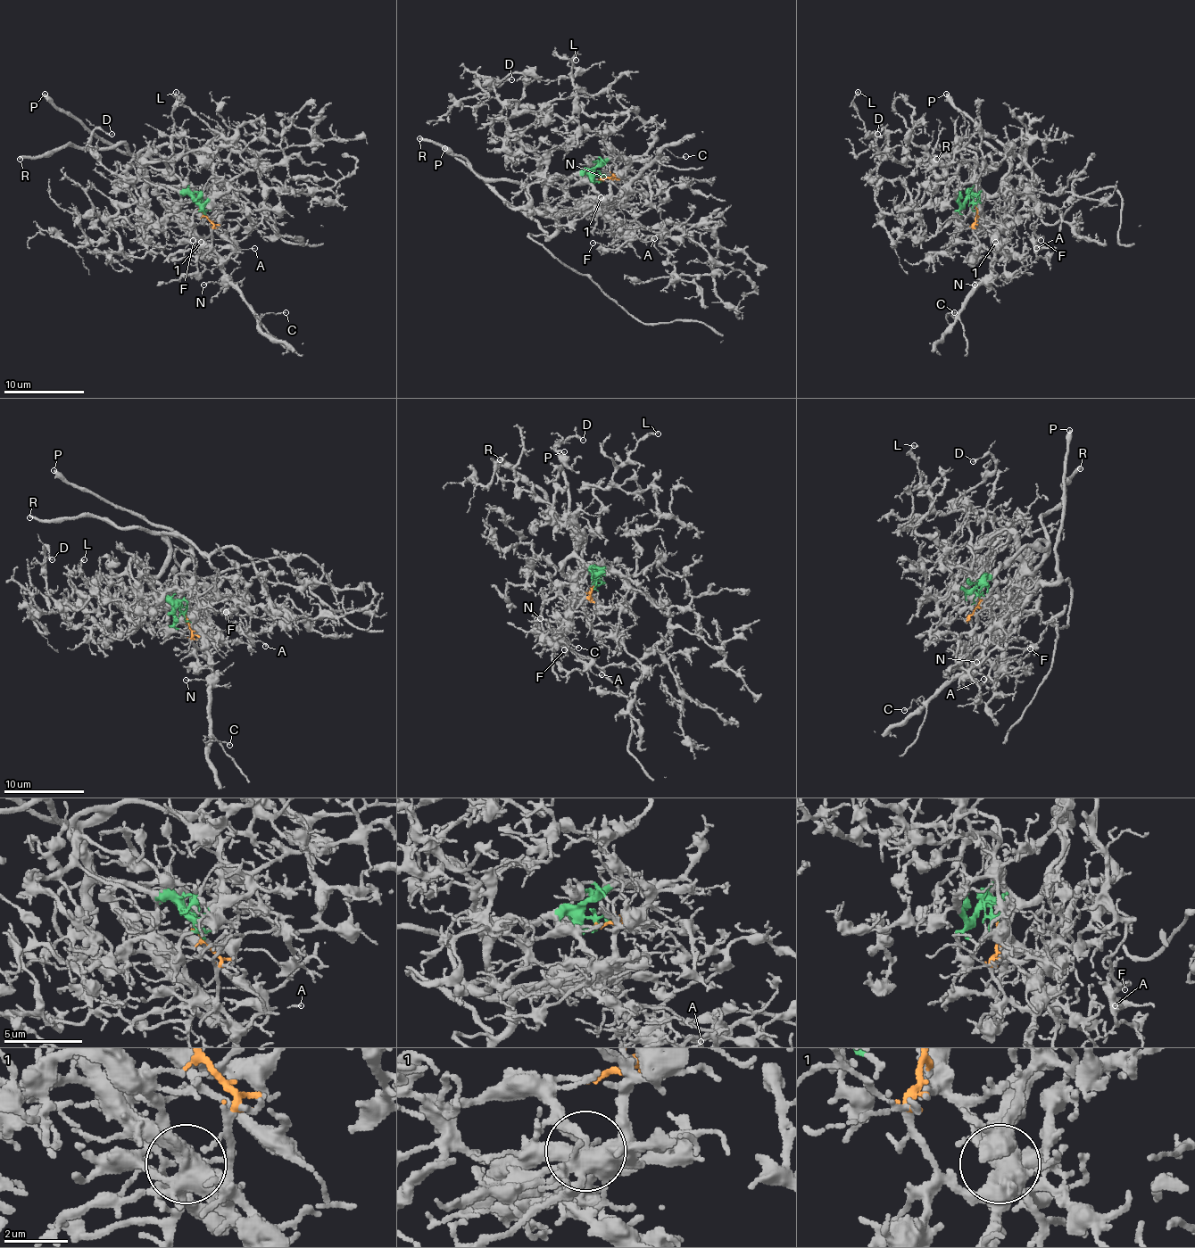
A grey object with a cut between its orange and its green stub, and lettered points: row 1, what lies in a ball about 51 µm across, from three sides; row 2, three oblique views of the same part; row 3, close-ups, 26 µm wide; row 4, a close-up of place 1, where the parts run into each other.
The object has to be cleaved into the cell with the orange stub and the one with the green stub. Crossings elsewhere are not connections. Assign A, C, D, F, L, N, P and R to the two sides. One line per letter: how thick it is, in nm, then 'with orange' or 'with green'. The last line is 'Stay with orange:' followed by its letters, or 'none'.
A: 130 nm | with green
C: 110 nm | with orange
D: 160 nm | with green
F: 110 nm | with green
L: 140 nm | with green
N: 130 nm | with orange
P: 420 nm | with orange
R: 280 nm | with green
Stay with orange: C, N, P

